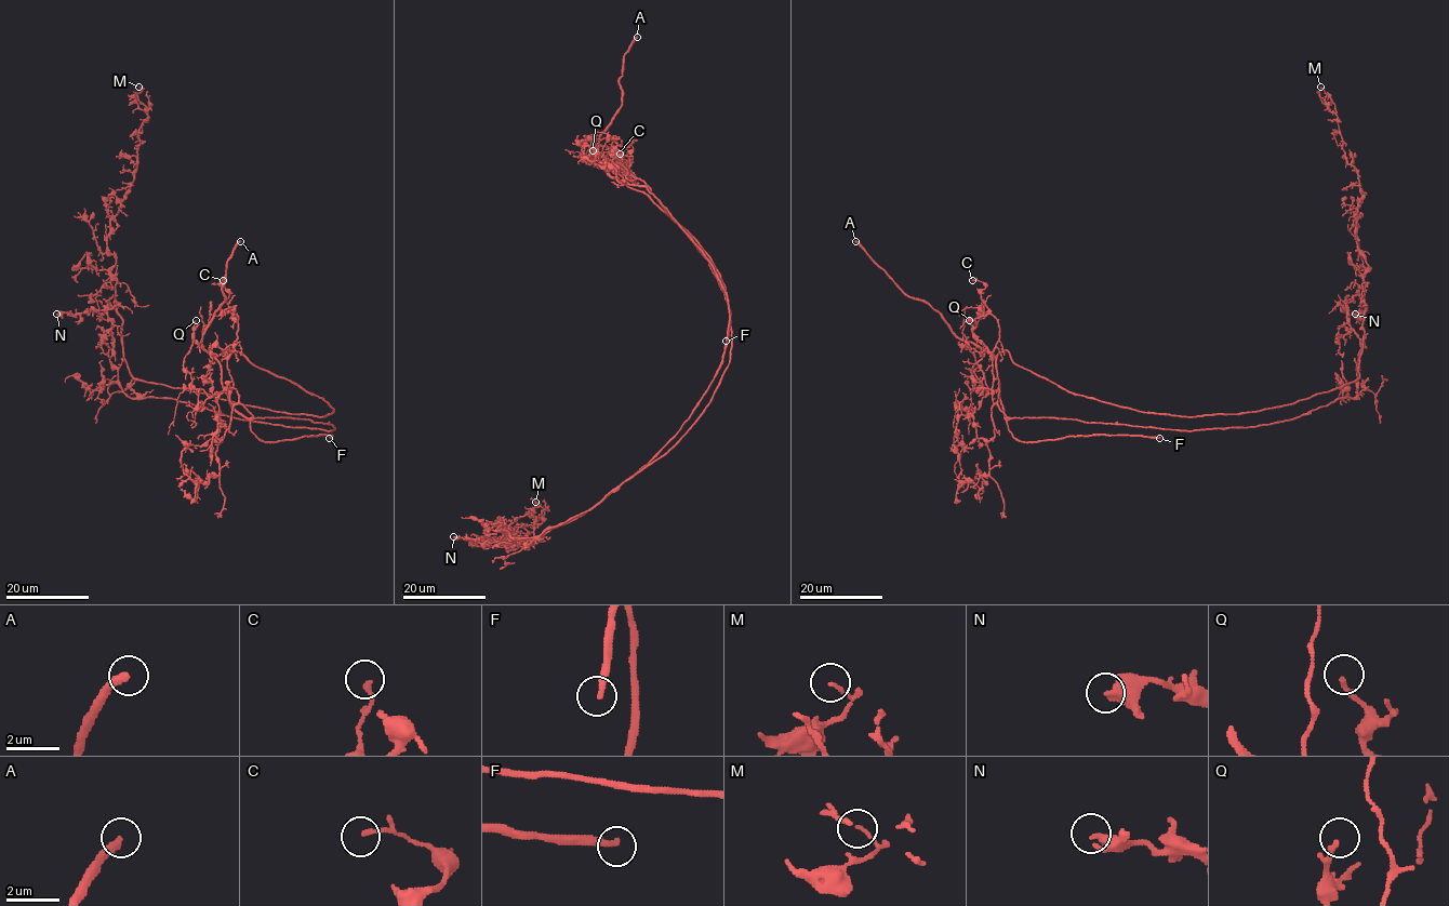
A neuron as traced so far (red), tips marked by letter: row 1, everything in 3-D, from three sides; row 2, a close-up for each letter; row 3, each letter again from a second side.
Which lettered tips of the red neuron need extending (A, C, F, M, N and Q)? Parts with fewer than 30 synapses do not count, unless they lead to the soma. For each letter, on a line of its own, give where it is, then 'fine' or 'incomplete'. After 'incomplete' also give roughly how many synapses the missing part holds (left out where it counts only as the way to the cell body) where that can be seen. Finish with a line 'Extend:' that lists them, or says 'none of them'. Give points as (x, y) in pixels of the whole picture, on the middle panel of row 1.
A: at (637, 37); incomplete
C: at (620, 154); fine
F: at (726, 341); incomplete; about 650 synapses
M: at (535, 502); fine
N: at (453, 536); fine
Q: at (593, 150); fine
Extend: A, F

